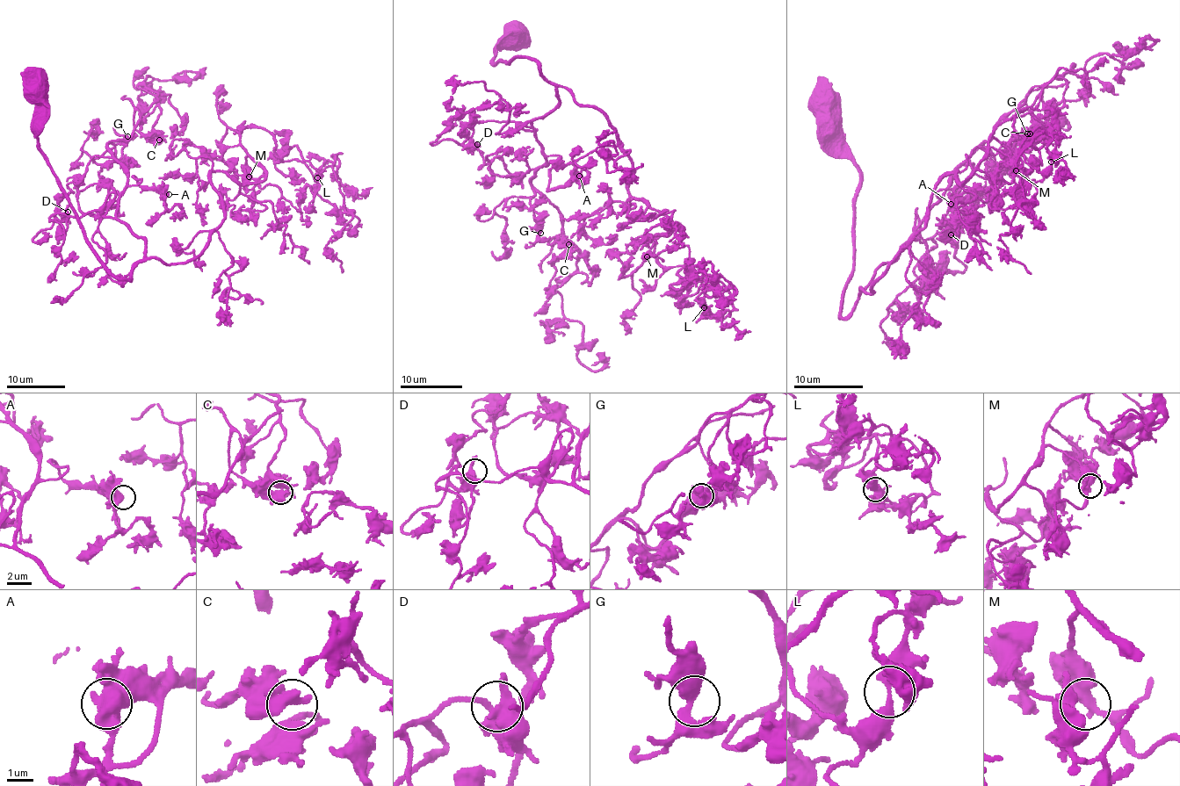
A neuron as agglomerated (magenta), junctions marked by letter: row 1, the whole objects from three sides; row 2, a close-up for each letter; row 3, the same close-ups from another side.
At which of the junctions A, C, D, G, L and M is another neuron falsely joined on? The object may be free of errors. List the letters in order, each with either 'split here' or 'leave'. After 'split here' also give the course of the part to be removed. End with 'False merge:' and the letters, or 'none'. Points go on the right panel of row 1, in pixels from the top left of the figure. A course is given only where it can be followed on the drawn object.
A: leave
C: leave
D: leave
G: leave
L: split here; course (1052, 162), (1055, 144), (1047, 146), (1053, 139), (1044, 133), (1017, 159), (1024, 201), (1002, 235), (1031, 274)
M: leave
False merge: L

